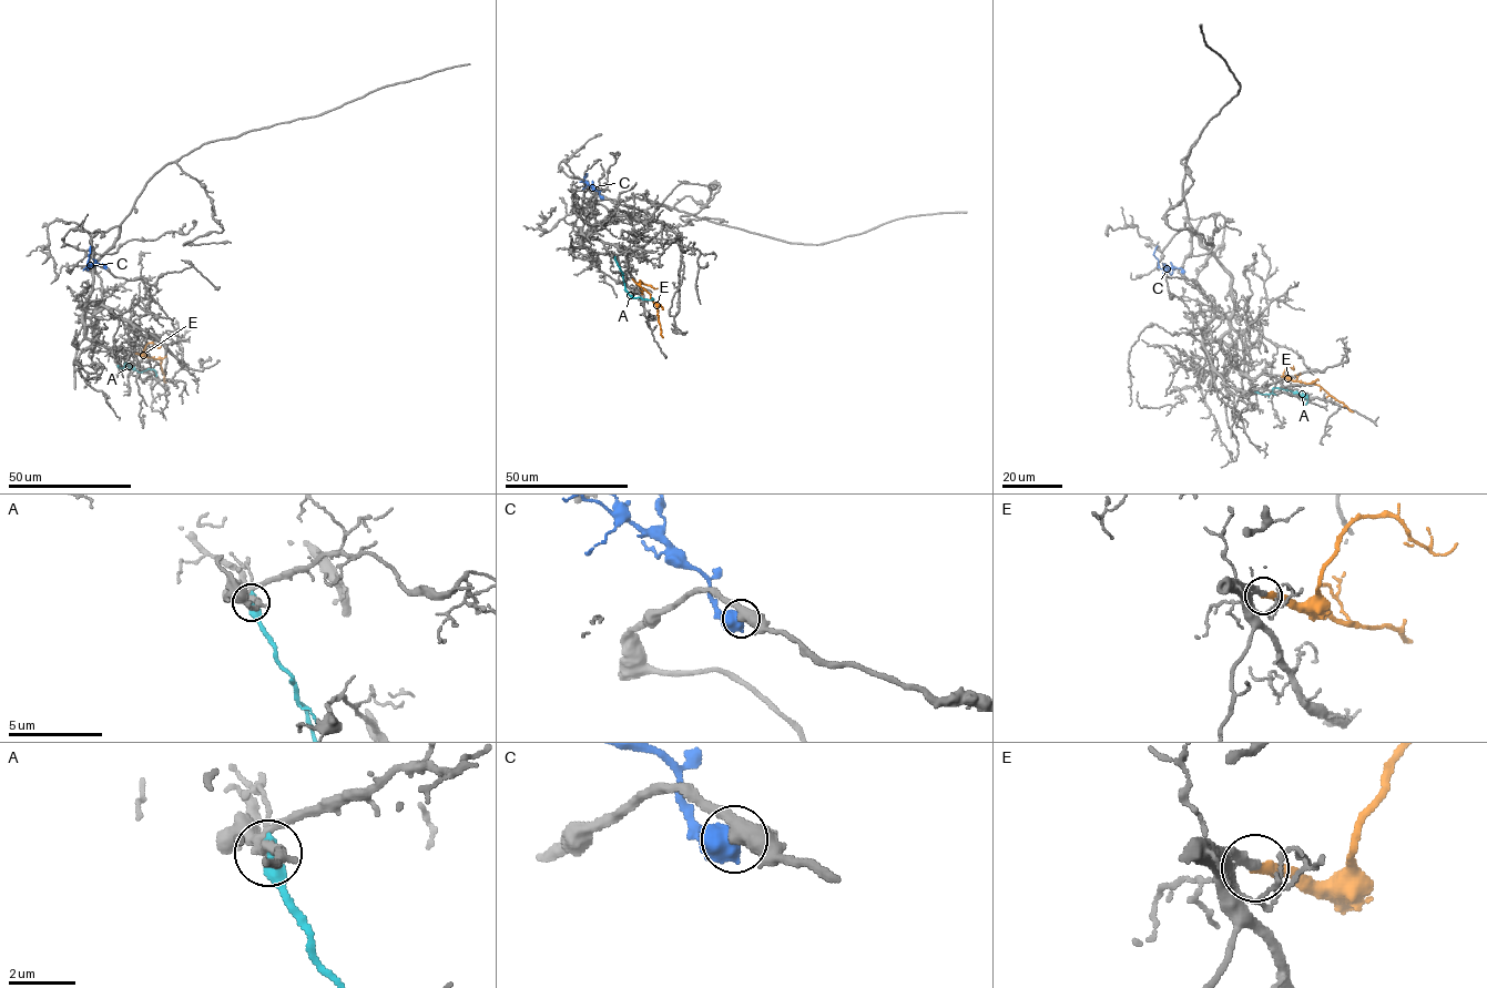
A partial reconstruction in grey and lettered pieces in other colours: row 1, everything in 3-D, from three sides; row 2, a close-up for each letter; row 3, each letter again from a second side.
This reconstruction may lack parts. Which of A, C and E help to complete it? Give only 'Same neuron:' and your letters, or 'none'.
Same neuron: E

